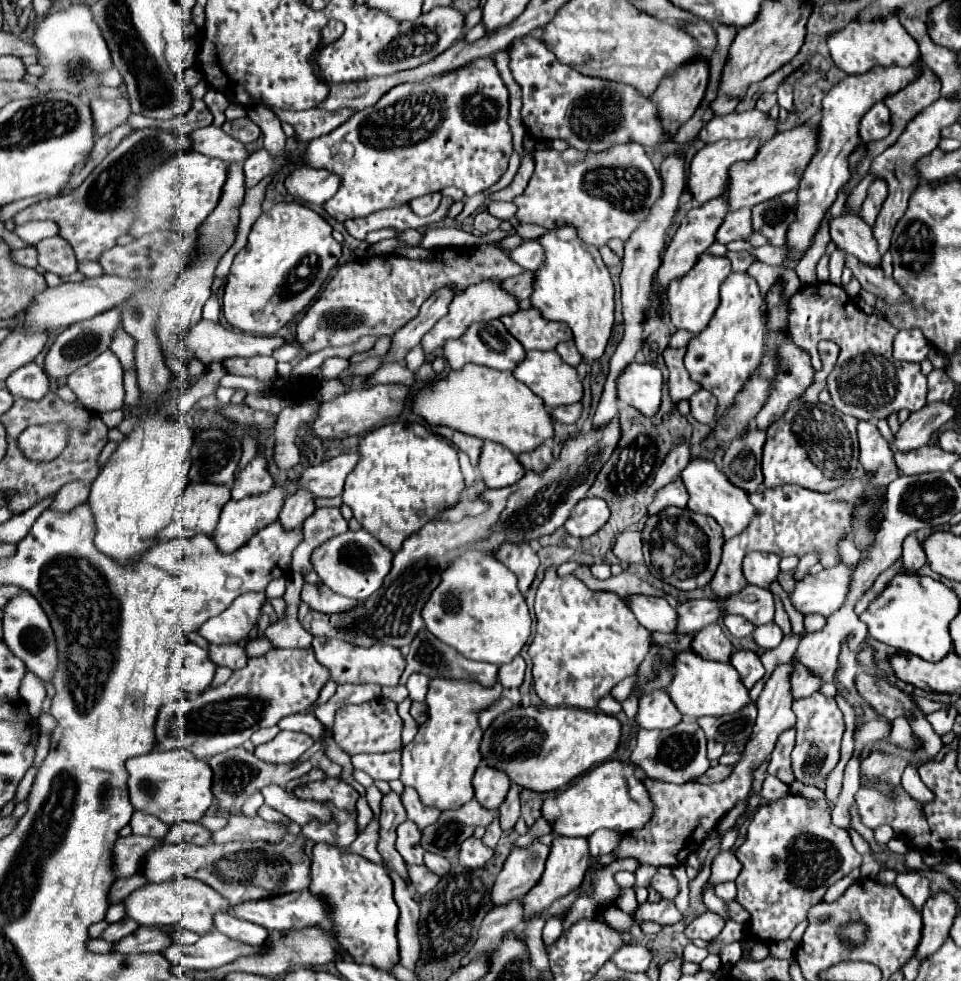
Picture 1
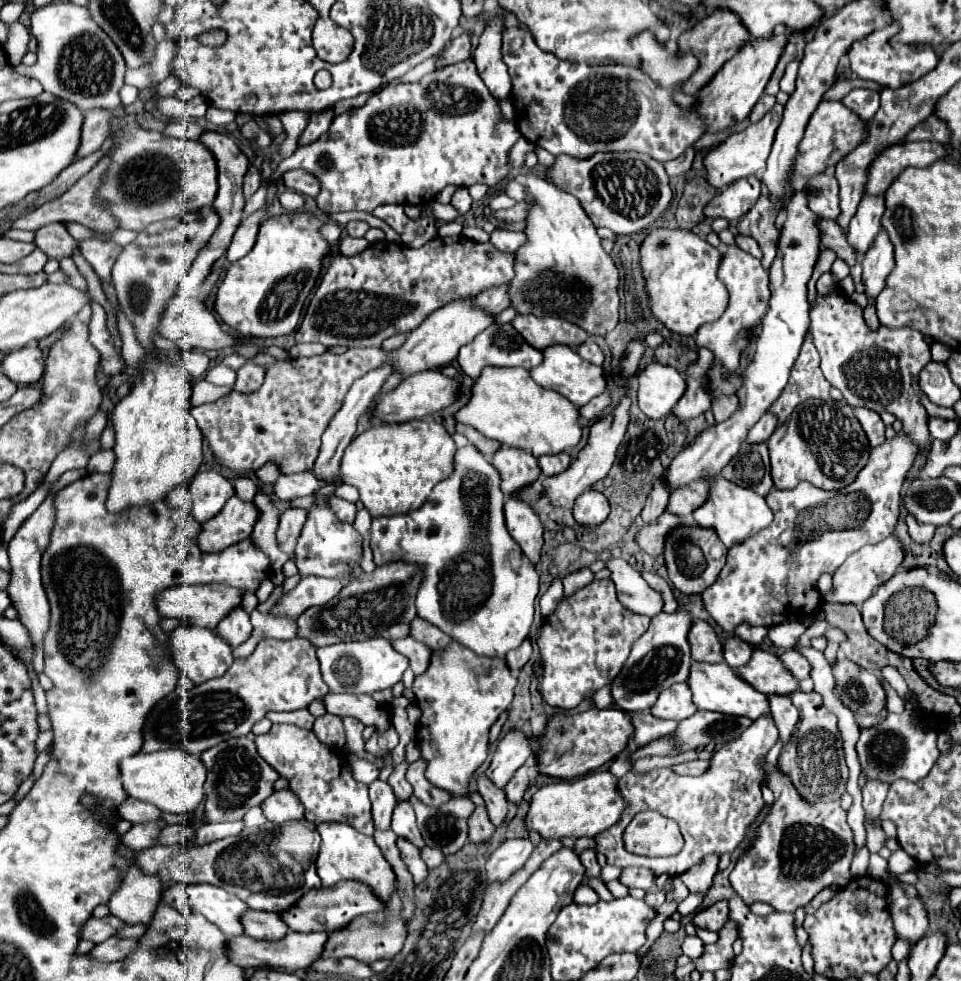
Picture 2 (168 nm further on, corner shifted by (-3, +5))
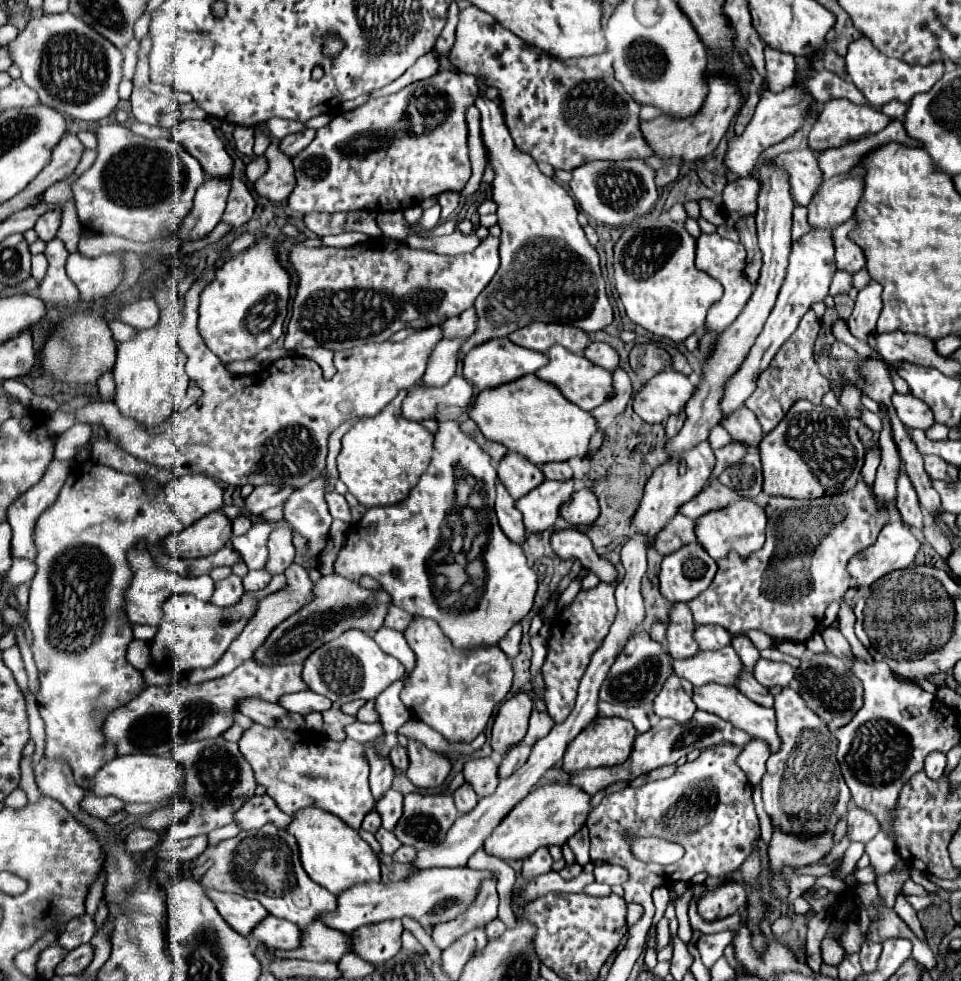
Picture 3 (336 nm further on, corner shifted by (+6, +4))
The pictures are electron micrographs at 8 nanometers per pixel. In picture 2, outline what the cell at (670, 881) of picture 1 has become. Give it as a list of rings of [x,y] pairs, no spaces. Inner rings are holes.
[[[624,868],[618,880],[628,888],[642,888],[646,892],[656,890],[656,878],[648,868]]]

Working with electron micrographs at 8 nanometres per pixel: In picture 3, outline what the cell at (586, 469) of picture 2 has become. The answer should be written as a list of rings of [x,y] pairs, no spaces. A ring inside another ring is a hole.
[[[575,479],[569,481],[543,481],[537,489],[529,491],[515,505],[523,513],[527,533],[539,533],[555,525],[559,507],[571,499]]]

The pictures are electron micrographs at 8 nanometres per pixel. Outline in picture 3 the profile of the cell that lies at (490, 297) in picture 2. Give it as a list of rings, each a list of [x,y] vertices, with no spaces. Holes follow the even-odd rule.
[[[475,307],[467,309],[465,313],[457,315],[457,317],[449,317],[449,321],[443,323],[445,329],[445,337],[469,337],[475,329],[477,329],[477,313]]]

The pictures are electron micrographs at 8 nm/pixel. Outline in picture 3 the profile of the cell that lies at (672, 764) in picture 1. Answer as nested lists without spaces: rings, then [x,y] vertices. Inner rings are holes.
[[[599,701],[599,715],[617,715],[621,719],[627,719],[633,723],[633,727],[637,729],[637,733],[645,733],[651,729],[649,717],[645,713],[645,709],[641,707],[625,707],[625,705],[609,705]]]

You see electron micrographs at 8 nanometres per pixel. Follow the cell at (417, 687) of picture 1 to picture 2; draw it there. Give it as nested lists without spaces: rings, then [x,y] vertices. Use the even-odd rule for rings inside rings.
[[[406,636],[404,640],[390,640],[390,644],[404,656],[410,658],[410,668],[414,670],[414,674],[422,674],[428,668],[430,656],[432,652],[426,648],[426,644],[414,640],[412,636]]]

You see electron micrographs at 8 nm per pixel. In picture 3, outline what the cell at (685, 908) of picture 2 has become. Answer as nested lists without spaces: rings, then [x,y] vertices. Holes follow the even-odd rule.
[[[663,917],[657,924],[656,939],[657,951],[660,951],[669,943],[669,920]]]

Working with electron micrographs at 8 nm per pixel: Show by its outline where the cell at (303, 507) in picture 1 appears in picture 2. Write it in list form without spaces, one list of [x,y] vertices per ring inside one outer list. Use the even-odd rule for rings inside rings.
[[[288,508],[280,514],[280,526],[278,526],[278,548],[286,552],[290,558],[294,556],[294,544],[298,542],[298,536],[302,532],[302,526],[306,522],[306,510],[302,508]]]

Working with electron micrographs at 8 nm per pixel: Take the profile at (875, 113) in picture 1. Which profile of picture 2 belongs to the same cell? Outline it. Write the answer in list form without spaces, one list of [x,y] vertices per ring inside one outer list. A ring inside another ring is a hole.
[[[854,88],[850,90],[842,102],[852,110],[856,112],[858,116],[862,116],[862,120],[870,120],[874,116],[874,112],[878,110],[878,104],[880,104],[880,96],[876,90],[870,90],[870,88]]]

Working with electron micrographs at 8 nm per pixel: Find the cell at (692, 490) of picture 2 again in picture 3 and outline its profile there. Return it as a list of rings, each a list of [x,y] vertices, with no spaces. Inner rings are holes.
[[[713,479],[711,483],[705,485],[705,489],[701,489],[699,495],[695,495],[691,501],[683,503],[679,513],[689,519],[697,519],[701,513],[707,513],[713,509],[723,509],[725,505],[733,503],[735,499],[741,499],[741,497]]]

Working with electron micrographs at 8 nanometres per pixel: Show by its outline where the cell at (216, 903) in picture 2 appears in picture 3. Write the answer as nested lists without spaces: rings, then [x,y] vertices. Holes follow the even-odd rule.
[[[211,889],[207,897],[213,901],[215,909],[225,919],[225,923],[233,931],[241,933],[243,937],[249,935],[249,929],[253,929],[257,921],[267,917],[267,911],[259,905],[259,901],[253,901],[239,893],[221,893],[221,891]]]

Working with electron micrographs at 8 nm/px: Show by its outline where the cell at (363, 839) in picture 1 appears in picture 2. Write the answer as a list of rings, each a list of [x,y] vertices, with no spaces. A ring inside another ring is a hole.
[[[374,780],[370,784],[370,800],[372,800],[372,818],[374,818],[374,826],[380,830],[390,828],[390,818],[392,818],[392,810],[396,806],[396,796],[394,790],[390,790],[388,782],[382,780]]]

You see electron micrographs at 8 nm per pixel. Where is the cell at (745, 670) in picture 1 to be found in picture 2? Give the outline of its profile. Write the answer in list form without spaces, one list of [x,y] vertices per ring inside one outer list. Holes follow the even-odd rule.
[[[728,638],[724,644],[722,644],[722,654],[724,654],[724,660],[730,668],[740,668],[744,664],[748,664],[750,660],[750,654],[752,654],[752,646],[746,644],[744,640],[738,640],[738,638]]]

